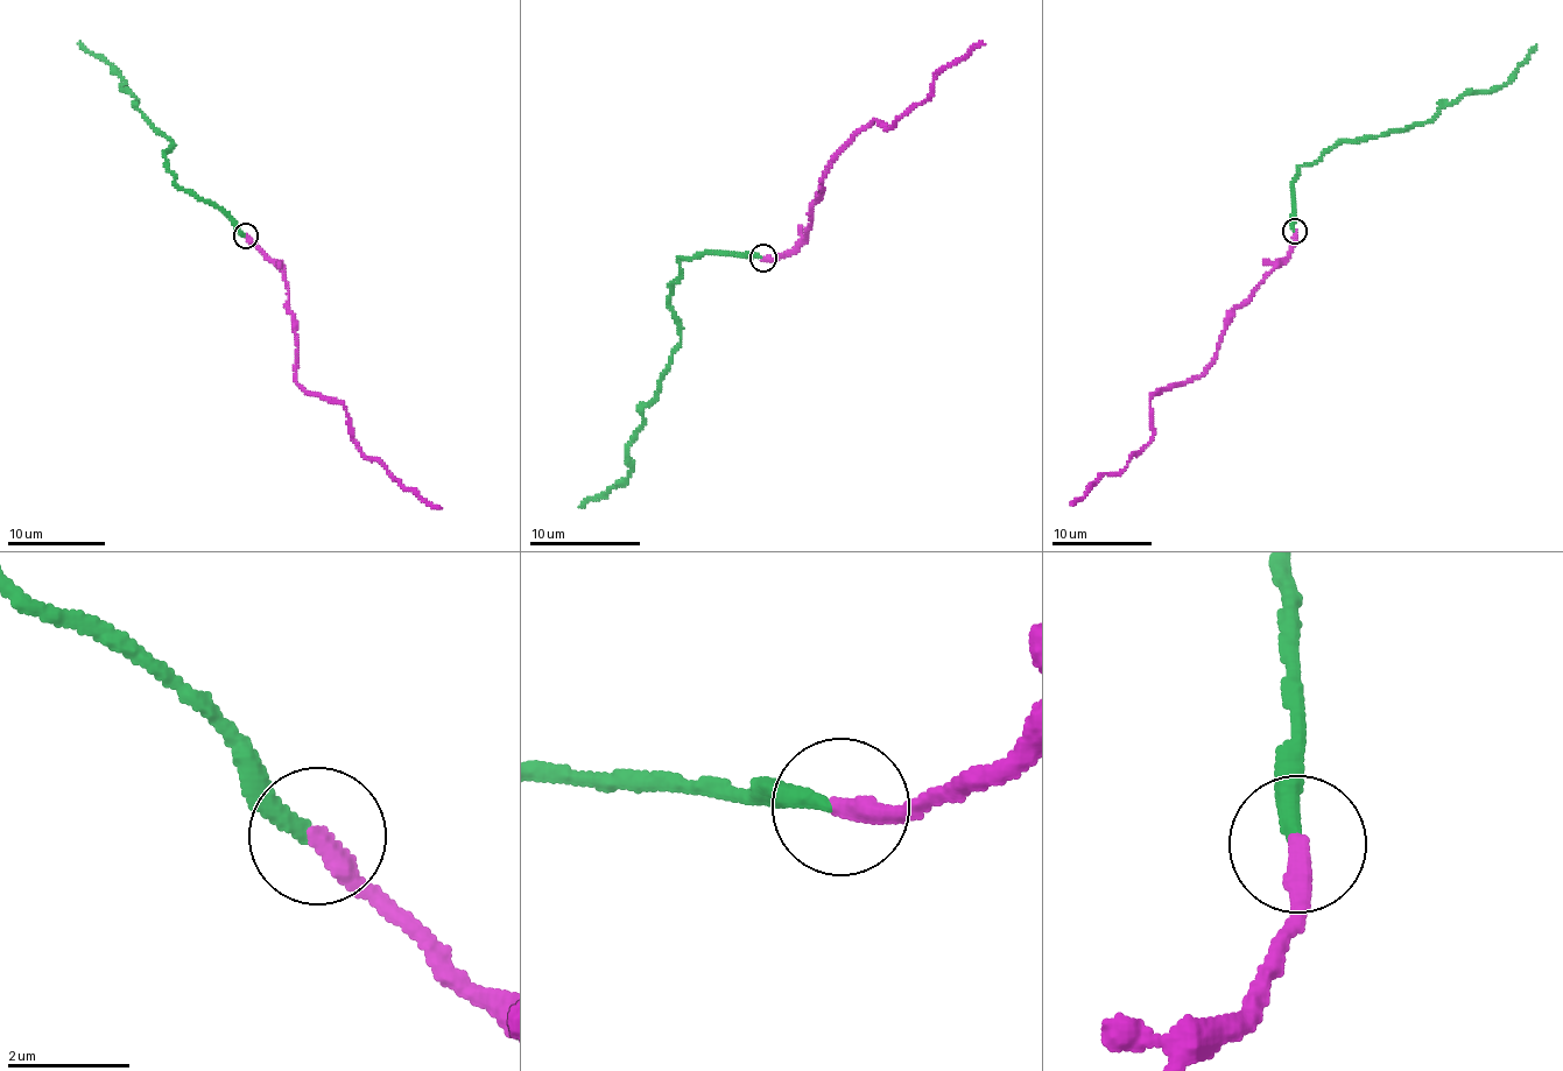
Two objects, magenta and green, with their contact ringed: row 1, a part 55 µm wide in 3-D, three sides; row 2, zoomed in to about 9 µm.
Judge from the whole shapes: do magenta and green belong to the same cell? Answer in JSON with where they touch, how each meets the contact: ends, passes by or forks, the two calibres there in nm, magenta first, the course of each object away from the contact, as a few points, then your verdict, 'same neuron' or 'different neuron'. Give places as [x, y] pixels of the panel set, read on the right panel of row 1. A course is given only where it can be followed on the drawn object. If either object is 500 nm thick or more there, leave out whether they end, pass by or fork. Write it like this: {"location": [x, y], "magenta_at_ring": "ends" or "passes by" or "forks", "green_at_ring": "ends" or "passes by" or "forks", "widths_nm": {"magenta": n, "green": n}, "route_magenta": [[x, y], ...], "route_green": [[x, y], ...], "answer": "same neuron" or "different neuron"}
{"location": [1294, 231], "magenta_at_ring": "ends", "green_at_ring": "ends", "widths_nm": {"magenta": 360, "green": 280}, "route_magenta": [[1294, 232], [1294, 246], [1234, 310], [1217, 356], [1149, 401], [1153, 436], [1072, 505]], "route_green": [[1294, 231], [1293, 184], [1302, 166], [1317, 163], [1342, 142], [1426, 122], [1442, 105], [1504, 86], [1536, 47]], "answer": "same neuron"}

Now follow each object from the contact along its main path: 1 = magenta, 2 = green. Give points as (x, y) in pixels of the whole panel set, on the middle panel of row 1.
1: (764, 258), (779, 259), (804, 235), (831, 159), (877, 119), (887, 128), (928, 97), (936, 76), (985, 44)
2: (761, 258), (703, 253), (680, 262), (670, 302), (681, 347), (642, 408), (628, 448), (631, 473), (578, 507)

